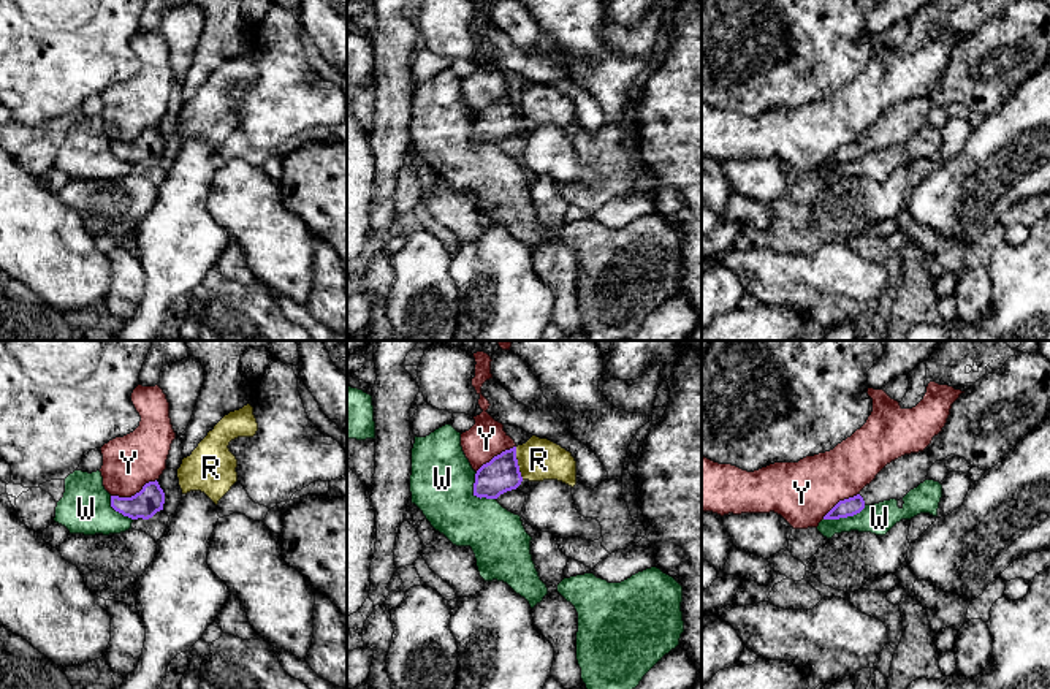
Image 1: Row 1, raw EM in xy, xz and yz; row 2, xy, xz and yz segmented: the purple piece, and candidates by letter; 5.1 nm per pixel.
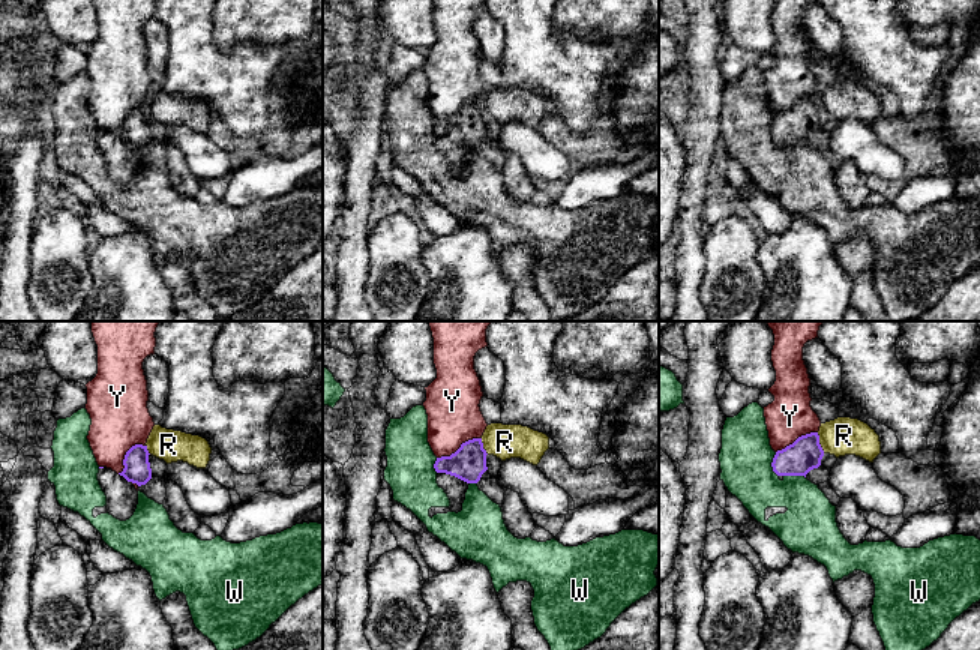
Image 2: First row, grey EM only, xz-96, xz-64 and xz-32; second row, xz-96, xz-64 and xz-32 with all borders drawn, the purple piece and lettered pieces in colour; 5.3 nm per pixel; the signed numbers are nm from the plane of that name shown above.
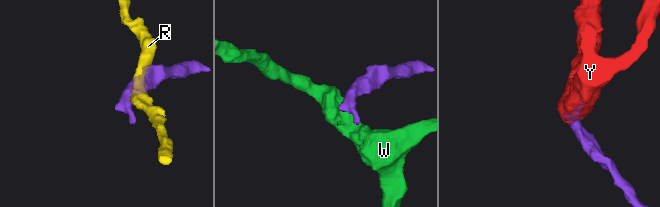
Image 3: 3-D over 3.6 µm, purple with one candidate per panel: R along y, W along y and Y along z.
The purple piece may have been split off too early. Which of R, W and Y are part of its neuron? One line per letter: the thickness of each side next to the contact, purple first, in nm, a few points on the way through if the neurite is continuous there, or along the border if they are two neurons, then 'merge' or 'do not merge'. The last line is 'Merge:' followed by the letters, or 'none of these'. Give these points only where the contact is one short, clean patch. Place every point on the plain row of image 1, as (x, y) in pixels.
R: 180 nm thick on the purple side, 220 nm on the other; do not merge
W: 180 nm thick on the purple side, 320 nm on the other; do not merge
Y: 140 nm thick on the purple side, 280 nm on the other; do not merge
Merge: none of these

